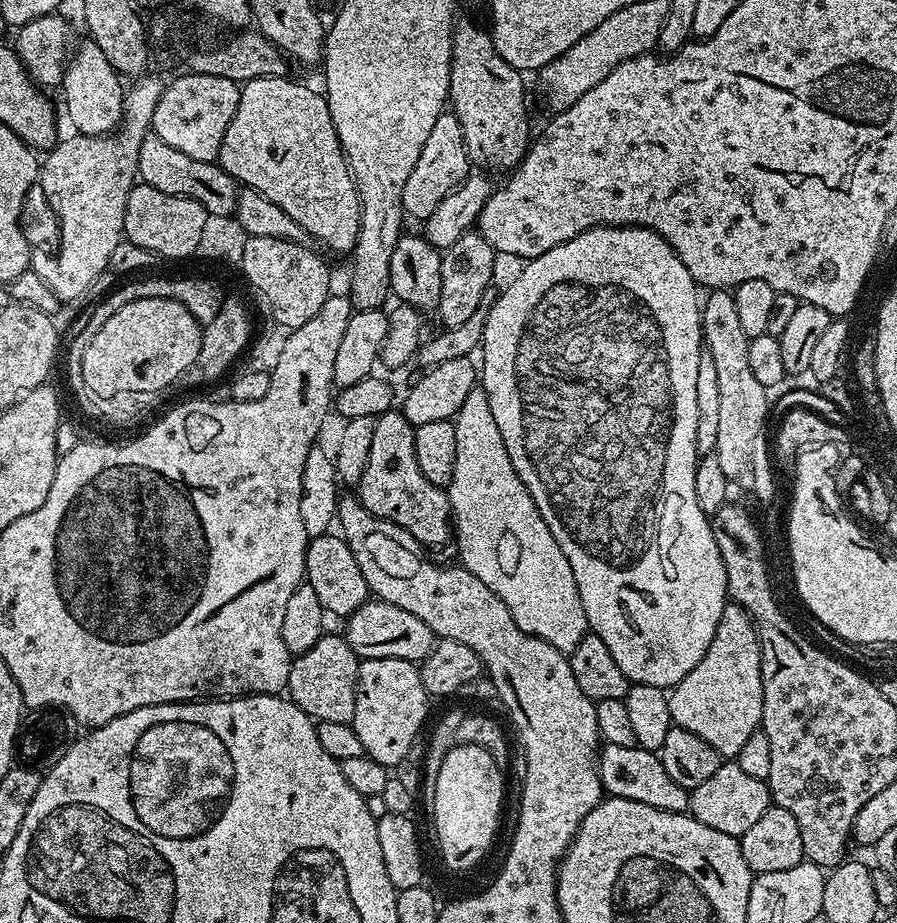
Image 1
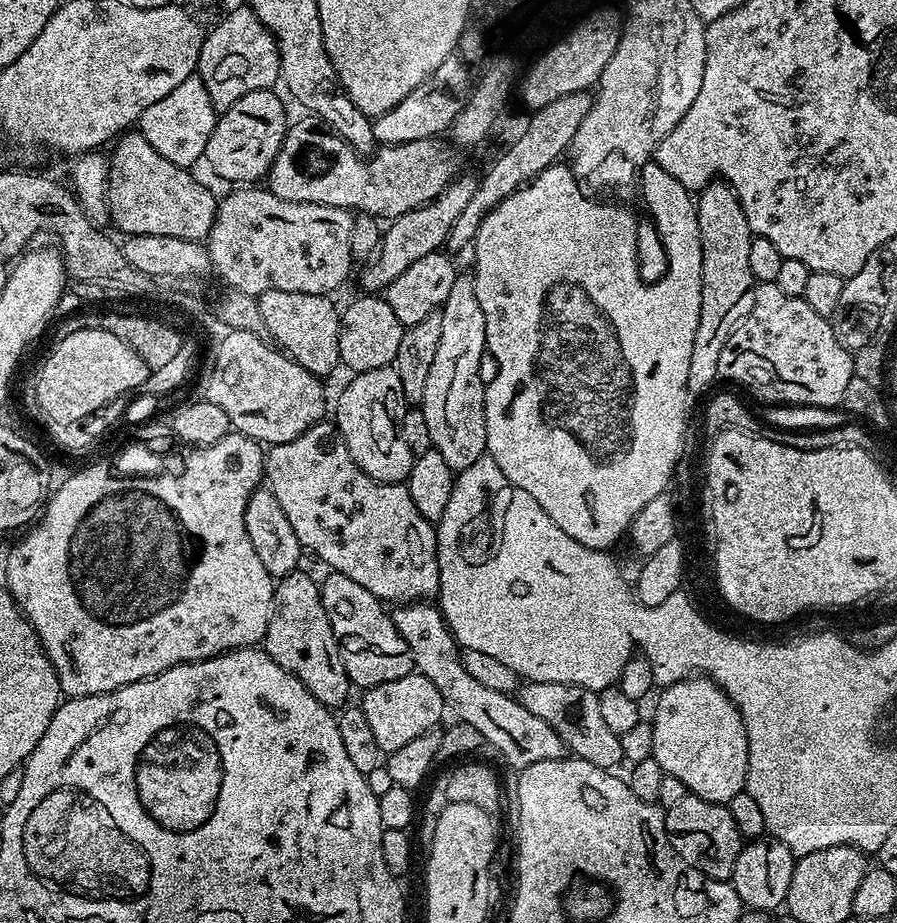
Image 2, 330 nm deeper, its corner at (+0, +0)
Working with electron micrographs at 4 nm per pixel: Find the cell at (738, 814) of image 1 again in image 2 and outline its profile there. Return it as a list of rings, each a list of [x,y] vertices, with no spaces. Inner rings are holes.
[[[687,794],[680,802],[670,806],[664,812],[664,829],[668,831],[668,838],[672,841],[672,848],[690,866],[697,868],[715,880],[731,881],[734,862],[738,858],[742,847],[742,837],[738,826],[734,826],[734,818],[730,814],[727,804],[715,804],[697,796]]]

